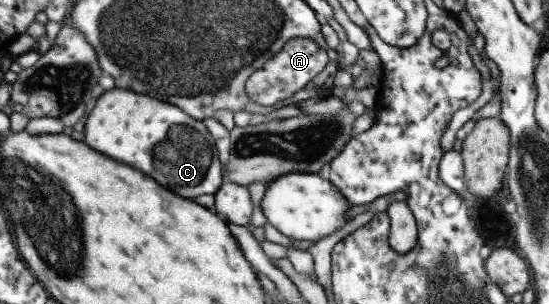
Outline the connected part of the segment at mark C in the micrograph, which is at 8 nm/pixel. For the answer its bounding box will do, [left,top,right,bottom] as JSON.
[82,89,224,197]

